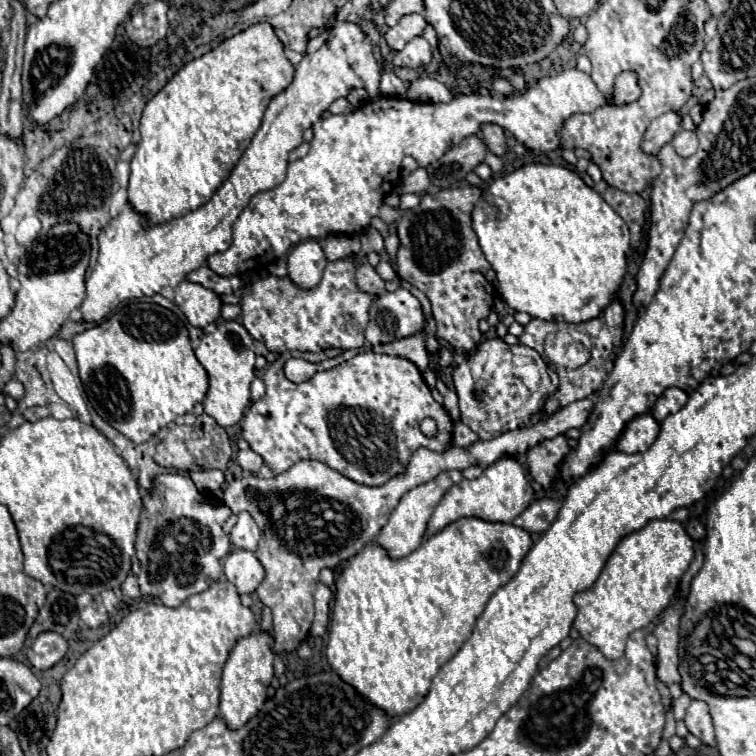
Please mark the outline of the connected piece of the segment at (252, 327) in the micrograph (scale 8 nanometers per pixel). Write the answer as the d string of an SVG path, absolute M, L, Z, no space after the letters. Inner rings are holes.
M334 261L328 263L322 275L322 281L316 289L300 289L290 279L278 277L256 277L250 287L244 287L242 277L220 277L210 271L206 265L192 271L186 279L206 289L212 289L218 295L236 293L242 297L242 323L248 333L262 341L270 351L312 351L320 353L324 349L358 349L364 345L364 329L368 323L368 309L374 301L372 295L358 291L354 281L356 265L352 261Z

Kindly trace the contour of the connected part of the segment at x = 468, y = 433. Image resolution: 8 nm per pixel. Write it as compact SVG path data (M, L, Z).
M462 421L454 423L454 431L452 431L452 445L456 447L468 447L476 441L476 433L472 433L472 429L468 429Z

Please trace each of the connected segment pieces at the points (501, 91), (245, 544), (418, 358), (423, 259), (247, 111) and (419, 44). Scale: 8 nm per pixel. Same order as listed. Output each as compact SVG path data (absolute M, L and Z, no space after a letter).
M498 77L492 79L492 89L494 89L494 93L498 93L502 97L508 97L514 93L514 87L506 79L498 79Z
M242 511L238 515L238 523L234 525L234 529L230 531L230 541L232 545L236 545L238 549L246 549L246 551L256 551L258 541L260 541L260 529L256 525L256 521L252 519L252 515L248 511Z
M422 329L422 331L414 333L412 337L404 337L404 339L398 339L398 341L392 341L392 343L382 345L380 353L386 353L386 355L402 355L402 357L414 361L420 371L424 371L430 365L430 353L426 349L426 337L428 335Z
M472 185L446 189L436 195L426 193L420 205L404 211L398 221L402 247L396 257L396 273L430 299L436 339L448 343L458 353L470 353L480 343L478 321L488 317L494 297L494 287L484 277L490 265L472 229L472 209L480 195L482 189Z
M256 23L252 27L248 27L246 31L230 37L230 39L224 39L216 49L212 49L210 53L202 55L200 59L194 59L190 63L186 63L174 77L172 81L166 83L166 87L156 93L156 97L152 97L146 107L144 107L144 113L140 119L139 131L141 134L140 143L138 143L138 151L134 153L132 157L132 173L130 173L130 183L128 183L128 203L132 205L132 209L136 213L140 213L146 221L144 221L144 227L154 227L154 225L162 225L162 223L168 223L170 219L174 217L180 217L180 215L186 215L188 211L194 211L198 209L200 205L208 203L210 197L214 195L214 191L220 187L220 183L224 179L228 179L230 171L234 169L234 163L242 157L246 145L250 145L254 133L258 131L258 127L262 125L262 119L264 119L264 109L268 107L268 101L272 101L272 97L276 97L278 93L282 93L290 83L292 83L292 77L294 77L294 67L290 65L290 61L286 59L284 55L284 45L280 43L280 39L274 35L274 29L272 25L268 23Z
M414 37L410 43L406 43L406 47L402 51L398 51L394 55L394 61L392 65L398 65L398 67L422 67L422 65L428 65L432 61L432 51L430 51L430 45L424 37Z

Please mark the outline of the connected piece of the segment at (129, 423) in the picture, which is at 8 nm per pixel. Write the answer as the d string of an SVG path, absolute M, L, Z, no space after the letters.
M126 303L104 323L76 335L72 343L90 405L134 443L148 441L206 397L208 373L194 355L186 325L160 305Z

